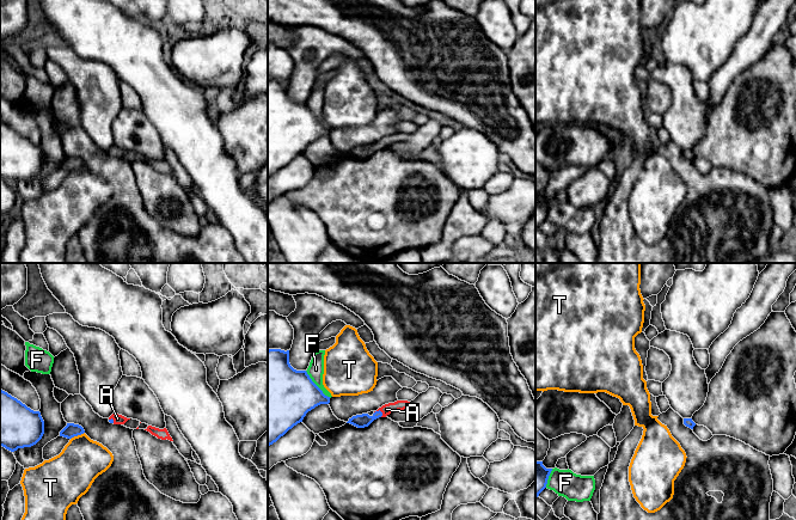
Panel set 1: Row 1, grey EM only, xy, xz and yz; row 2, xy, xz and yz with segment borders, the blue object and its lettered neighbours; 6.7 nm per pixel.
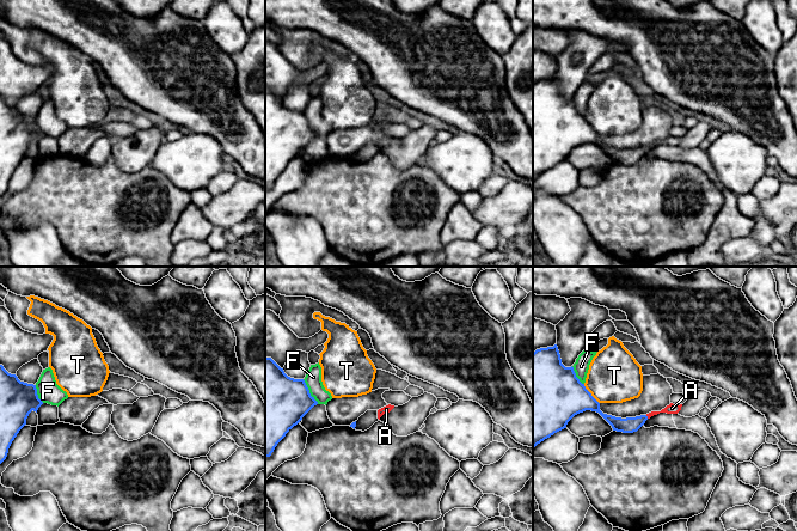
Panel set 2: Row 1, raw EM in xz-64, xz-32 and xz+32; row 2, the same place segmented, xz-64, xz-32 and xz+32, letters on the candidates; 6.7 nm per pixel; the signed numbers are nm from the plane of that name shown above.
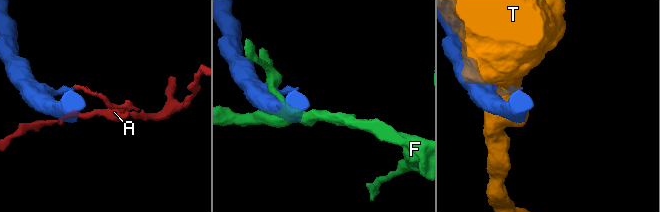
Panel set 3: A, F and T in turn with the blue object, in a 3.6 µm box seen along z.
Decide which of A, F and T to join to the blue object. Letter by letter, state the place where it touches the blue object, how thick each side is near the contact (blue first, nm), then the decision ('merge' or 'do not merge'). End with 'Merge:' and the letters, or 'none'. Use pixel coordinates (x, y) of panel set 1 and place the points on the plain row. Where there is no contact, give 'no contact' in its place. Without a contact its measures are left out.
A: meets blue in xz at (379, 142); 90 nm thick on the blue side, 70 nm on the other; merge
F: meets blue in xz at (316, 117); 400 nm thick on the blue side, 110 nm on the other; do not merge
T: meets blue in xy at (77, 167); 90 nm thick on the blue side, 300 nm on the other; do not merge
Merge: A

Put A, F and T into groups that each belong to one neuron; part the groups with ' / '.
A / F / T

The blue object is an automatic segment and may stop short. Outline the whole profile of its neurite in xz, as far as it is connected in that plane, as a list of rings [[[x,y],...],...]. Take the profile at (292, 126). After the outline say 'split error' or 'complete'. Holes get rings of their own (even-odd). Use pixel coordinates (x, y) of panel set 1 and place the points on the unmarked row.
[[[268,82],[268,178],[302,154],[308,143],[329,135],[330,129],[323,126],[306,103],[296,103],[290,98],[289,82]]]; complete

